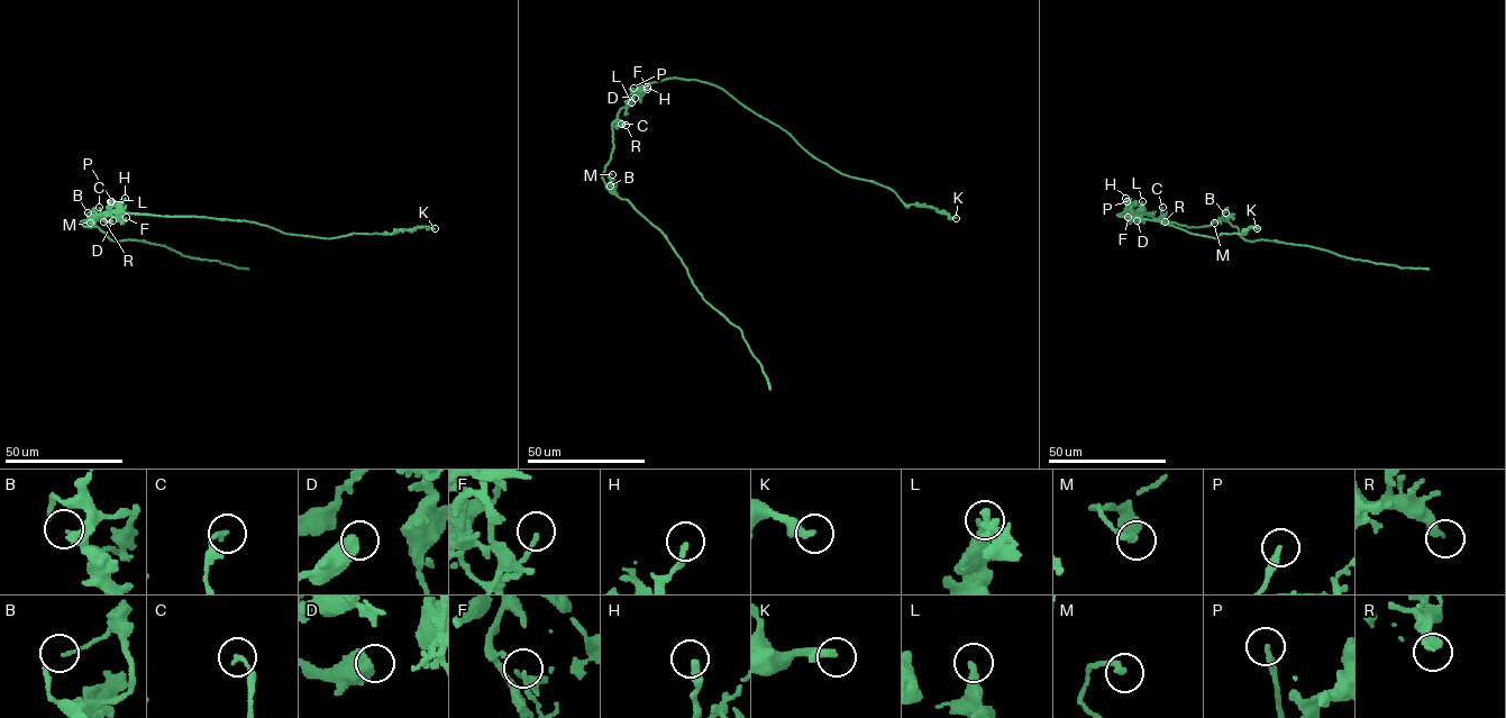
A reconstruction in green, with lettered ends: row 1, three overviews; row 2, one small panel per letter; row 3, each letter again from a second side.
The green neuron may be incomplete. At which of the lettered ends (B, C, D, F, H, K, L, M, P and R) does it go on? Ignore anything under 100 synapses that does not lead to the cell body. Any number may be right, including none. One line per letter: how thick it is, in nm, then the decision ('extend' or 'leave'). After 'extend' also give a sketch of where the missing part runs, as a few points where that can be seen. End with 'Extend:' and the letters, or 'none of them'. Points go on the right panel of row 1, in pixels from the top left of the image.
B: 70 nm | leave
C: 160 nm | leave
D: 650 nm | leave
F: 140 nm | leave
H: 220 nm | leave
K: 360 nm | leave
L: 400 nm | leave
M: 280 nm | leave
P: 200 nm | leave
R: 360 nm | leave
Extend: none of them

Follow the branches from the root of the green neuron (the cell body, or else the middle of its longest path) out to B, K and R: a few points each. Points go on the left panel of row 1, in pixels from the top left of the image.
B: (109, 211), (91, 220), (91, 227), (81, 223), (94, 215), (92, 210), (88, 212)
K: (109, 211), (246, 220), (286, 234), (325, 238), (354, 233), (392, 234), (425, 226), (435, 228)
R: (109, 211), (96, 217), (103, 221)

